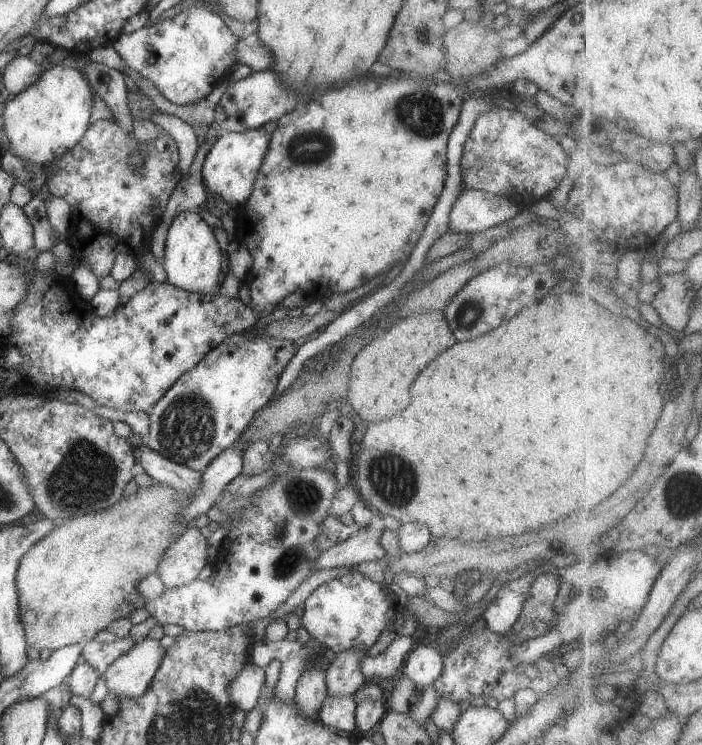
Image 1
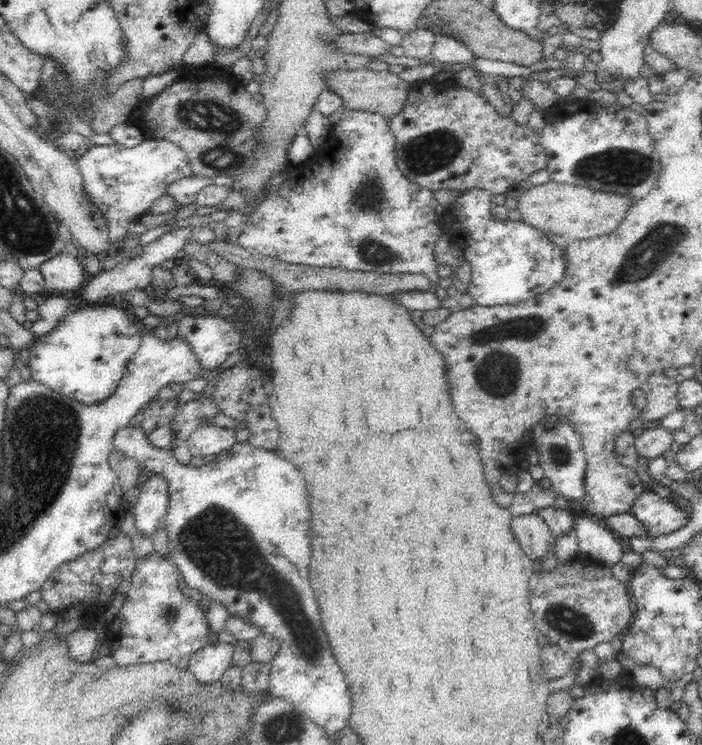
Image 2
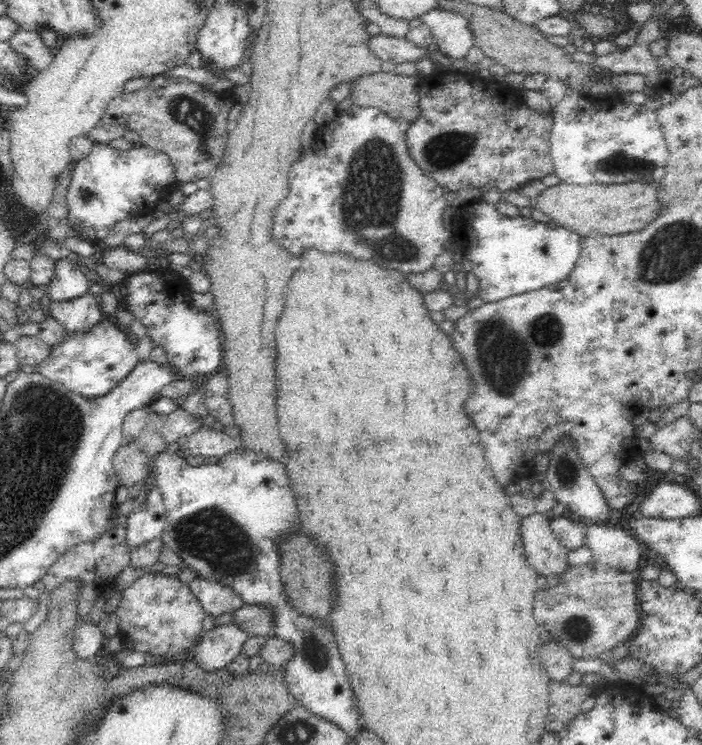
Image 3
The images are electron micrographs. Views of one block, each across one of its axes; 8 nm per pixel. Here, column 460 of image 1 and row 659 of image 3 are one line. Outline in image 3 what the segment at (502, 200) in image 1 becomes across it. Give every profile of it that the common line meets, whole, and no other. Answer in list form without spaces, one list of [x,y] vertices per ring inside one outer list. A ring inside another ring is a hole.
[[[235,622],[216,625],[202,636],[193,650],[193,659],[204,670],[222,670],[241,653],[248,637],[249,634]]]

